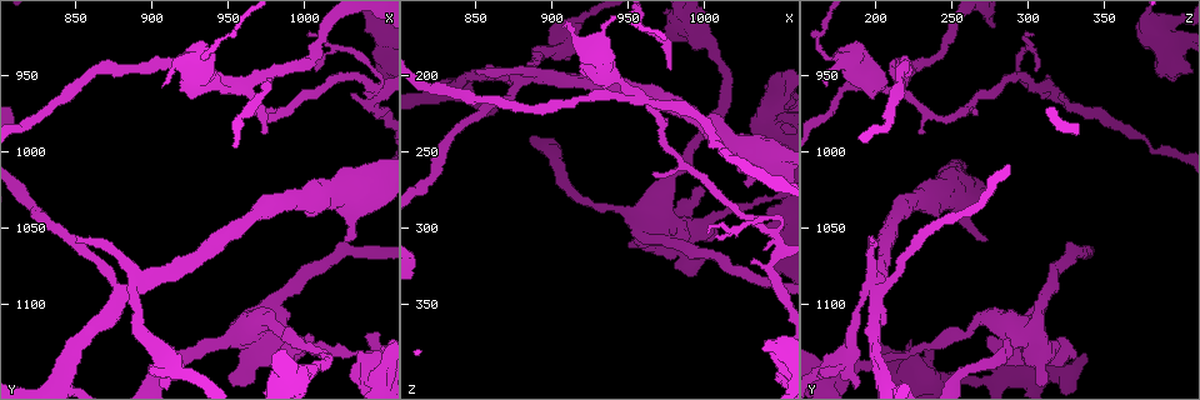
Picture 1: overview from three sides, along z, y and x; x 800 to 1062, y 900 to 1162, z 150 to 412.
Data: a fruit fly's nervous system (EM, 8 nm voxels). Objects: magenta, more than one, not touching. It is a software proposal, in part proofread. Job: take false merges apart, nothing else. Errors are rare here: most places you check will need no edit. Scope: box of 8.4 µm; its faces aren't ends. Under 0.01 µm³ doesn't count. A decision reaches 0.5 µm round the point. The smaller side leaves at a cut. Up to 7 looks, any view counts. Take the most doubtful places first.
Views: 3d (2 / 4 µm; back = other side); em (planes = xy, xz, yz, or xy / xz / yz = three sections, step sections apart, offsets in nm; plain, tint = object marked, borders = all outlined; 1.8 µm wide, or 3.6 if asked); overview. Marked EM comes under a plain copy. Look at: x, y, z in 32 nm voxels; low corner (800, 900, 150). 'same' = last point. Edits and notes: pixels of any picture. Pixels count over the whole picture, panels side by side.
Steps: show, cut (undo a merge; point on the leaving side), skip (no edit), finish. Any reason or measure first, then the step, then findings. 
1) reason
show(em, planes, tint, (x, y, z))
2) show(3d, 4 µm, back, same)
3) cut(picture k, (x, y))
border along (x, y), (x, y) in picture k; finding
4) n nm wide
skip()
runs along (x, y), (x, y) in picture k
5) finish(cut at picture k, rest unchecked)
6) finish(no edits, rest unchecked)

narrows sharply
show(em, planes, tint, (888, 1088, 200))

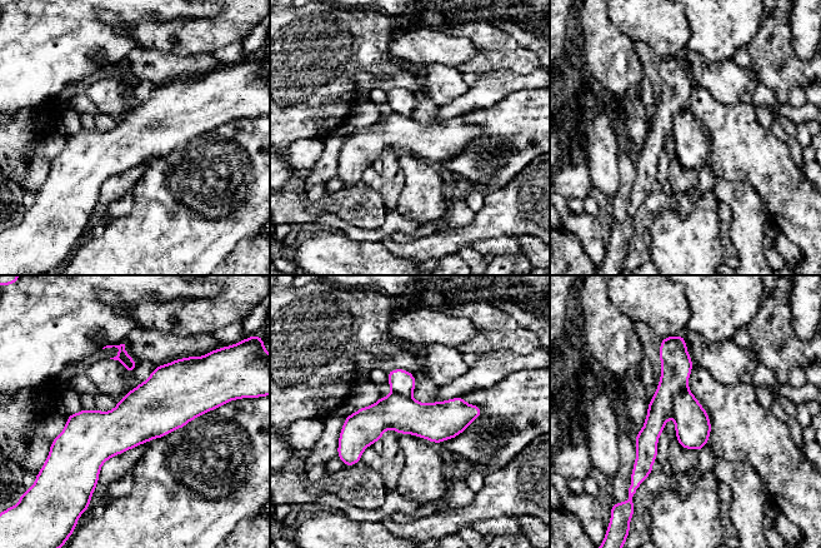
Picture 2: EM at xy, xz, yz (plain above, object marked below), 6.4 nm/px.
cut(picture 2, (676, 365))
the part that leaves runs along (681, 342), (642, 473) in picture 2; a second cell is stuck on

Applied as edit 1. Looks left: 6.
arms part here
show(em, planes, tint, (962, 956, 214))

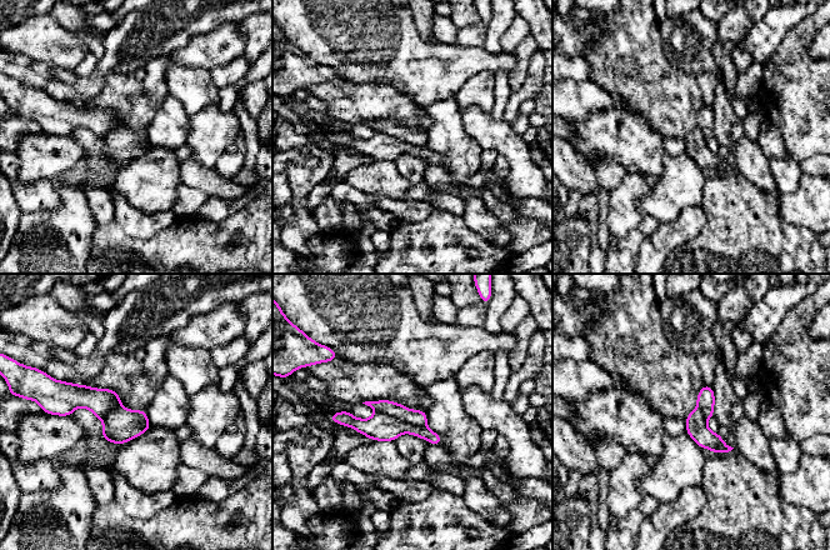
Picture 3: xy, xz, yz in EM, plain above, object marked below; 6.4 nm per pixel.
cut(picture 3, (380, 426))
the part that leaves runs along (338, 415), (438, 441) in picture 3; two cells meet here

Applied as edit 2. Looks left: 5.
two arms at a narrow angle
show(em, 3.6 µm, planes, tint, (972, 1118, 298))

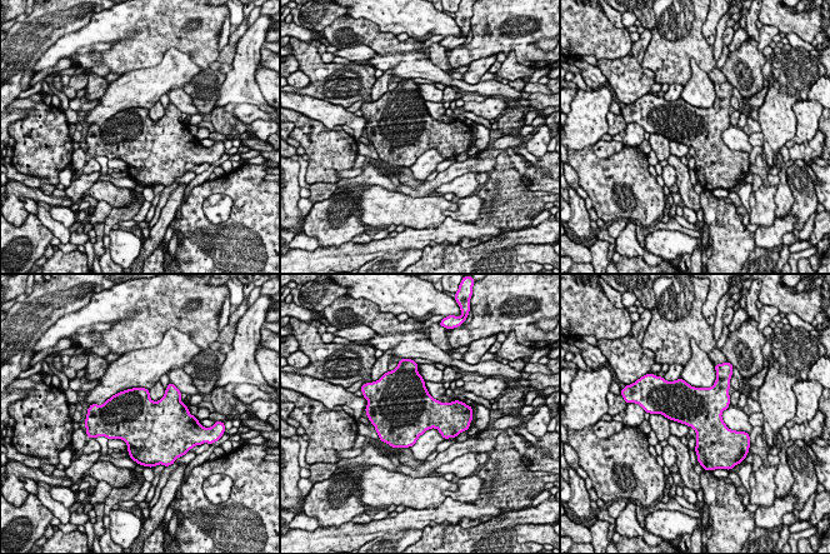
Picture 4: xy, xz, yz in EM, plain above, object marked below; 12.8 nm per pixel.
skip()
continuous, no second cell

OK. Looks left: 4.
finish(cut at picture 2, cut at picture 3, rest unchecked)

